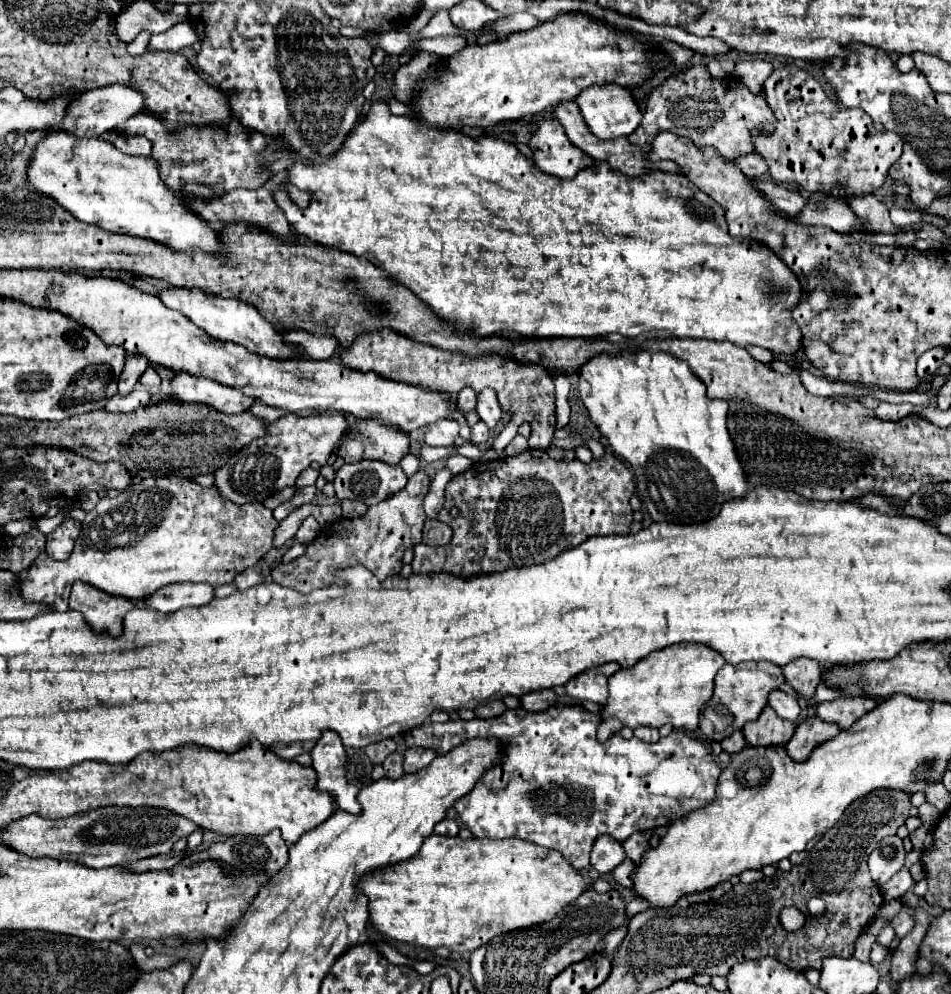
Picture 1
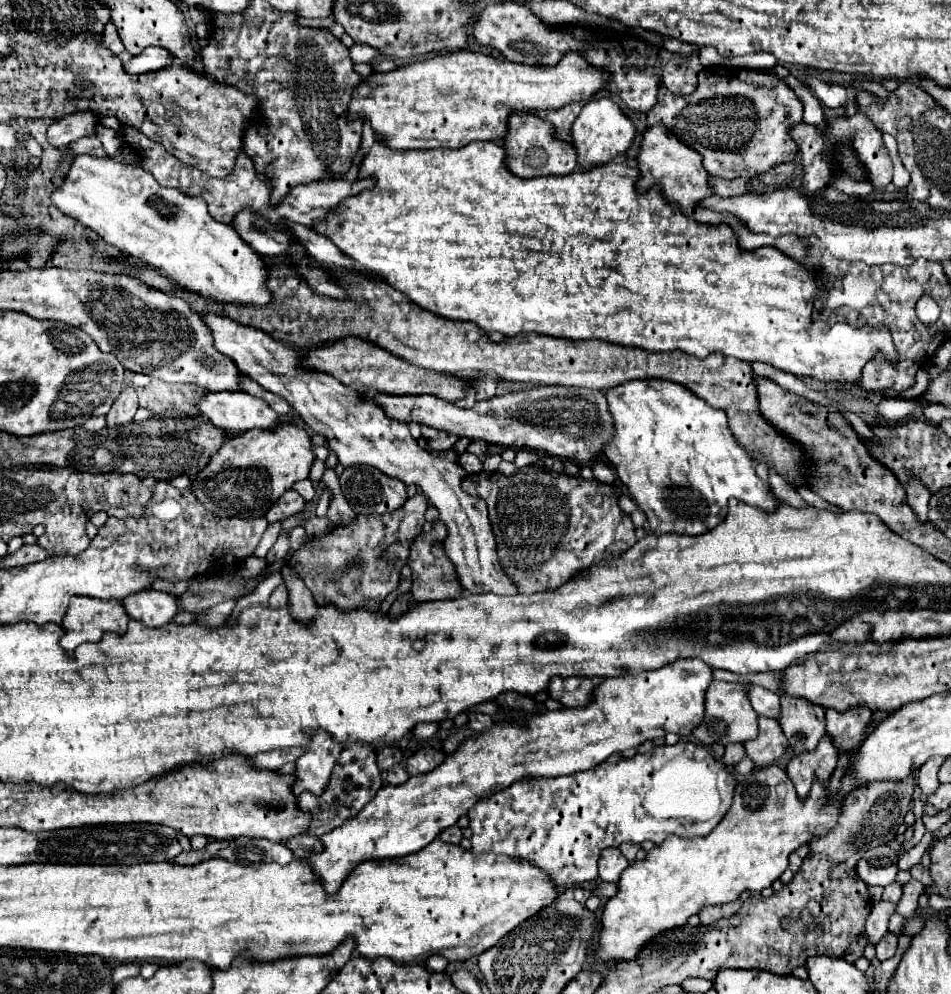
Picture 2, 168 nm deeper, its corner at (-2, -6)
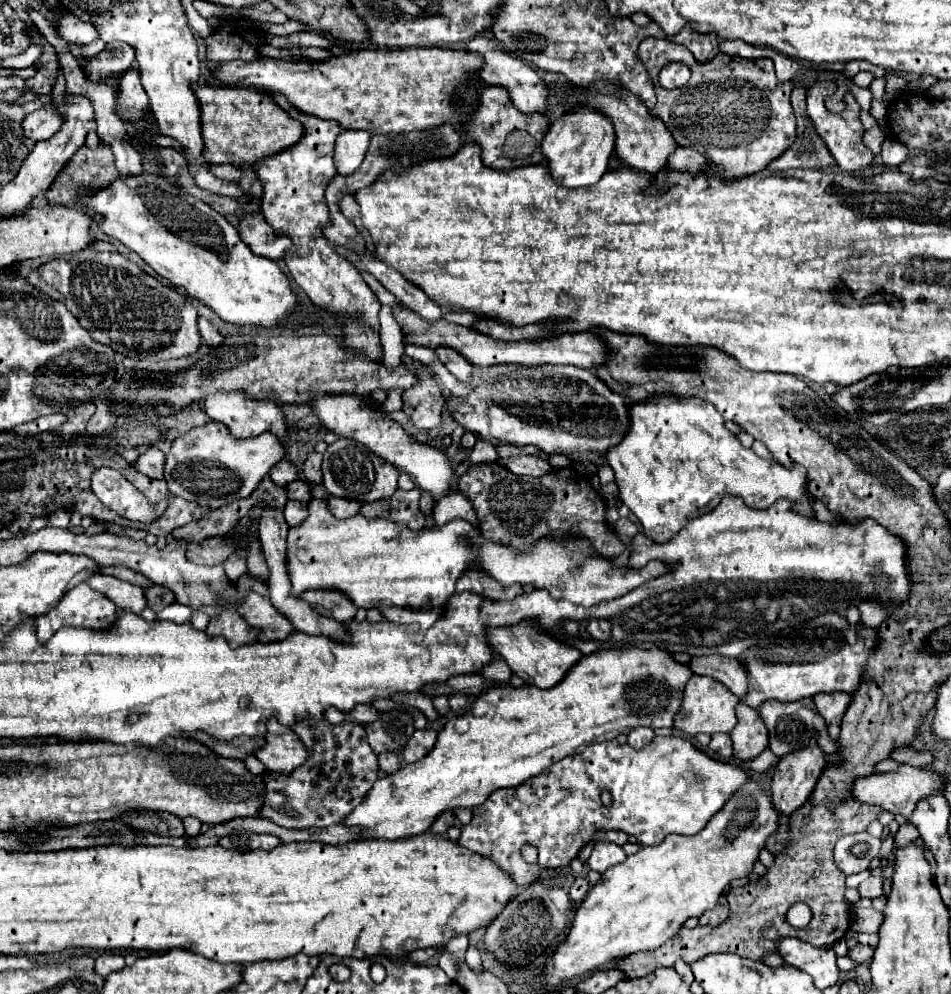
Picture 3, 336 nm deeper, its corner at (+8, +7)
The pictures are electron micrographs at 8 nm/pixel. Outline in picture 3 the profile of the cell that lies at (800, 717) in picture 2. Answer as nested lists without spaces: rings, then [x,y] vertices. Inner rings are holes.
[[[767,700],[759,706],[759,714],[769,730],[769,750],[775,756],[785,756],[787,752],[795,752],[805,748],[811,738],[817,734],[827,734],[827,724],[819,722],[819,712],[811,700],[795,700],[795,702],[781,702],[781,700]]]

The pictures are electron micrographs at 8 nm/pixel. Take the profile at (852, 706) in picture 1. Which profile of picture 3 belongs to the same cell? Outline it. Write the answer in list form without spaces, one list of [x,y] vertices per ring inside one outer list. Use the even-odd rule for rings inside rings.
[[[831,692],[829,696],[813,696],[817,712],[825,718],[827,722],[827,732],[833,740],[837,740],[839,736],[839,726],[841,726],[841,718],[851,702],[851,696],[845,692]]]

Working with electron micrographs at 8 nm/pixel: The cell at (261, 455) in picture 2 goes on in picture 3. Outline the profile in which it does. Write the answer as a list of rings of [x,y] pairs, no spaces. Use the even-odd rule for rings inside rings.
[[[211,422],[173,440],[165,460],[165,480],[171,492],[203,508],[221,508],[239,498],[247,498],[269,470],[285,460],[289,450],[273,432],[263,432],[253,438],[235,438],[225,424]]]

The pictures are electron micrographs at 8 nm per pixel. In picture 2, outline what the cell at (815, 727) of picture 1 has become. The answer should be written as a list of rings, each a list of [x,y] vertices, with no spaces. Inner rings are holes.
[[[825,735],[819,741],[815,751],[803,753],[803,755],[795,755],[789,761],[787,775],[793,781],[799,799],[809,797],[811,785],[815,783],[813,779],[819,779],[821,785],[825,785],[829,781],[829,775],[833,773],[833,769],[837,765],[837,757],[839,757],[839,751],[835,749],[831,737]]]

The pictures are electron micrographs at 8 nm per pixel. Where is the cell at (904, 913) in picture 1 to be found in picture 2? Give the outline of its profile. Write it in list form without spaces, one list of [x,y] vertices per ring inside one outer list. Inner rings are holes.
[[[893,933],[883,935],[879,945],[875,945],[875,951],[877,951],[877,959],[879,961],[891,959],[895,955],[895,951],[897,951],[897,935],[893,935]]]

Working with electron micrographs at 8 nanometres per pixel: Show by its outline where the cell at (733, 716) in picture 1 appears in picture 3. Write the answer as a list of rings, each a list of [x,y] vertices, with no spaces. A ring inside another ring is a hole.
[[[693,676],[689,684],[685,686],[685,696],[683,696],[683,706],[681,712],[675,716],[675,728],[685,732],[685,734],[717,734],[717,732],[731,732],[737,724],[735,716],[735,706],[741,700],[729,692],[721,682],[711,680],[709,676]]]

